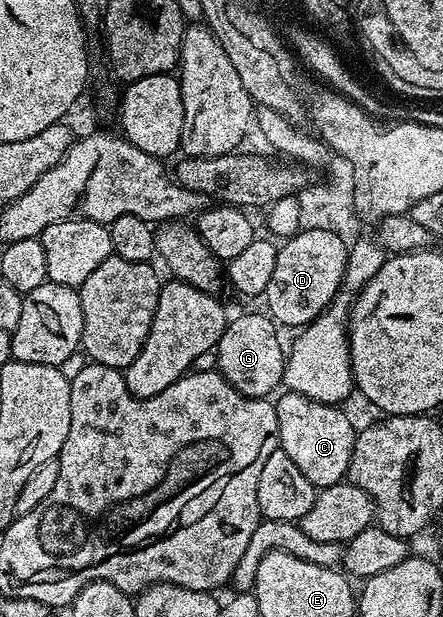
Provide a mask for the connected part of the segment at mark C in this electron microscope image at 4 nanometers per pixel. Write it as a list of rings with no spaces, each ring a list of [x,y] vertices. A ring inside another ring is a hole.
[[[281,393],[281,397],[274,401],[280,448],[286,455],[290,455],[290,460],[298,466],[298,471],[302,471],[302,475],[306,475],[306,479],[310,479],[317,490],[341,484],[348,475],[357,431],[350,427],[349,420],[340,407],[303,397],[301,393]]]

